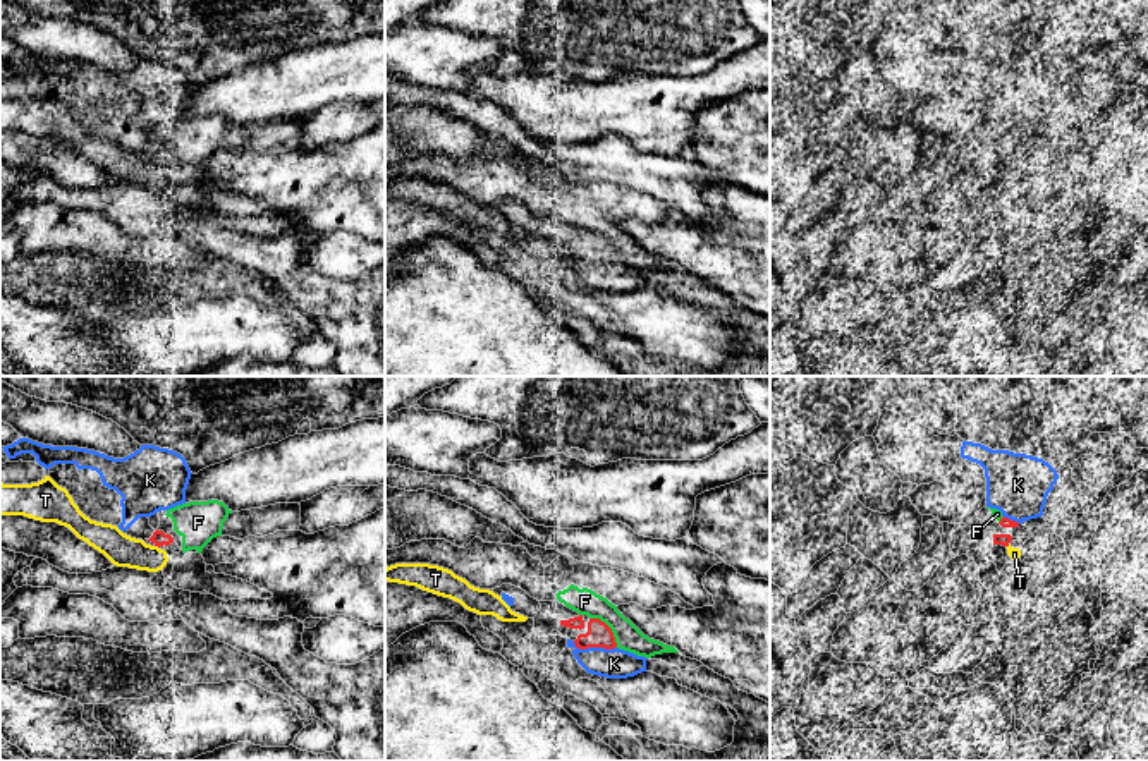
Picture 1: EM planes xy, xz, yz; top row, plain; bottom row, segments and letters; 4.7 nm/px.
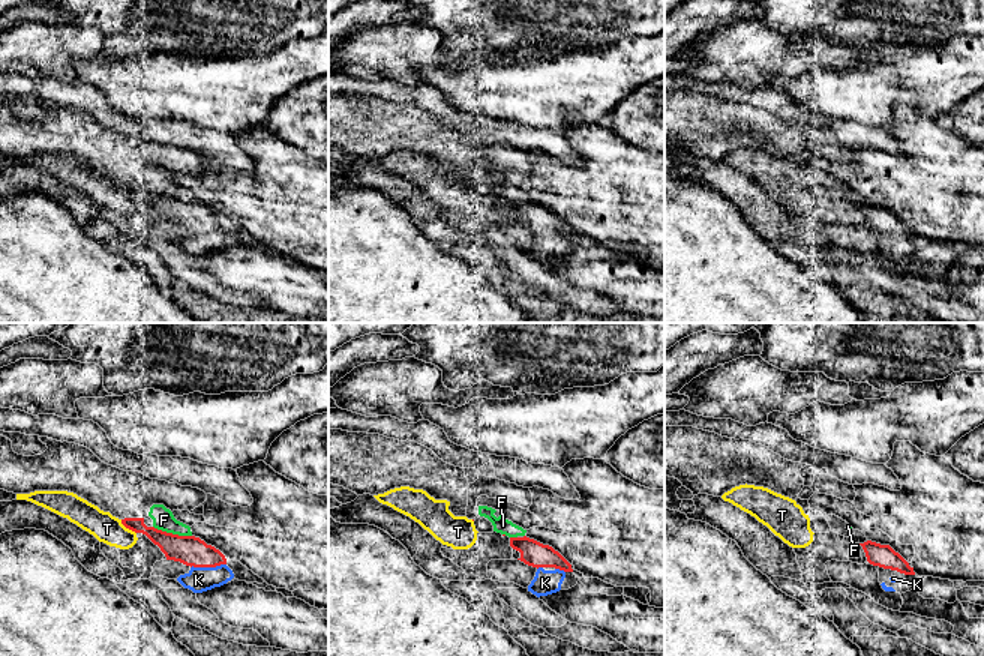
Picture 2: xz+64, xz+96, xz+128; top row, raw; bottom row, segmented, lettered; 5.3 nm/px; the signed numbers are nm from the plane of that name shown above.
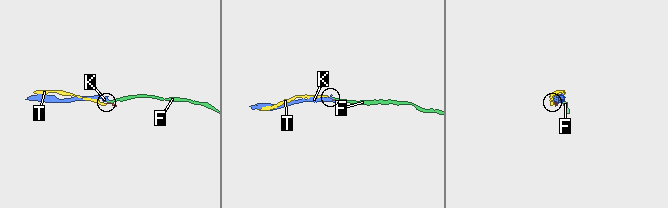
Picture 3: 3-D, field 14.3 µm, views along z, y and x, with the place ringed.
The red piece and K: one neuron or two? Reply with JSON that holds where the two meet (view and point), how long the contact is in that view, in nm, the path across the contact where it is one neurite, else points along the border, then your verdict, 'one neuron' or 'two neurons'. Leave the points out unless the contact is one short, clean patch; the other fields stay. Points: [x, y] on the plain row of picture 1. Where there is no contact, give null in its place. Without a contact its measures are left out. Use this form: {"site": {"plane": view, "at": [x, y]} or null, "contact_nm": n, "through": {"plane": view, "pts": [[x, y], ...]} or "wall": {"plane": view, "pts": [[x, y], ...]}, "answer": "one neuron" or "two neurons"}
{"site": {"plane": "xz", "at": [595, 261]}, "contact_nm": 220, "answer": "one neuron"}

